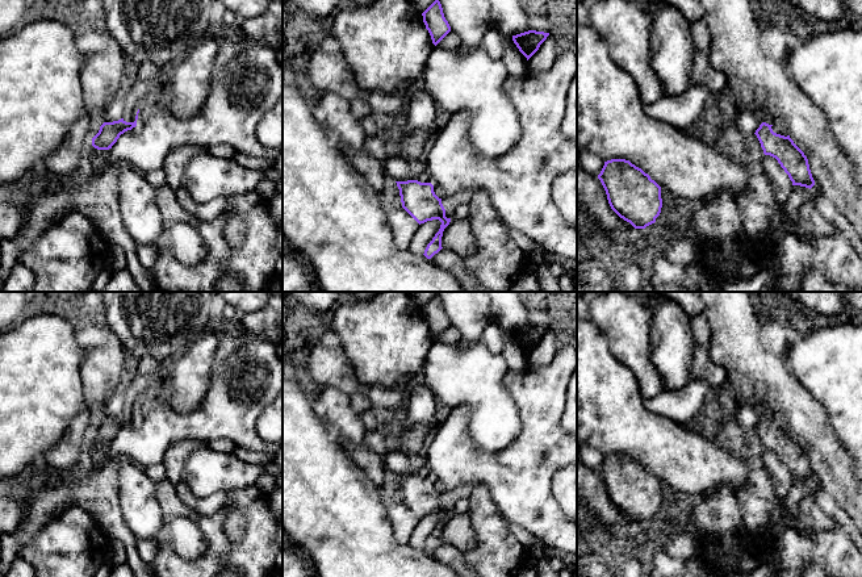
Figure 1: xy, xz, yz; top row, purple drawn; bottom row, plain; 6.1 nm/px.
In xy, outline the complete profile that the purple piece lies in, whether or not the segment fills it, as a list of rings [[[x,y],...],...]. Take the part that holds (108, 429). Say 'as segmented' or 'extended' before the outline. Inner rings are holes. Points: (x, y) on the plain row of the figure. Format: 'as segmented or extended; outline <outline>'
as segmented; outline [[[138,407],[134,417],[126,417],[124,413],[113,417],[104,417],[99,427],[92,432],[92,440],[97,444],[109,444],[117,436],[121,428],[137,421]]]

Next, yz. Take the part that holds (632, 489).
as segmented; outline [[[611,453],[598,469],[611,503],[635,523],[645,523],[661,507],[661,481],[625,453]]]

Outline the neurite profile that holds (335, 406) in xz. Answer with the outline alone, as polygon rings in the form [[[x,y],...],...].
[[[336,388],[315,390],[315,404],[326,425],[334,426],[342,438],[363,442],[365,428],[357,413],[351,407],[350,397]]]

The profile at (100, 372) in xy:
[[[109,334],[102,347],[84,350],[80,367],[84,405],[92,421],[105,417],[106,404],[117,392],[125,365],[125,348],[117,335]]]

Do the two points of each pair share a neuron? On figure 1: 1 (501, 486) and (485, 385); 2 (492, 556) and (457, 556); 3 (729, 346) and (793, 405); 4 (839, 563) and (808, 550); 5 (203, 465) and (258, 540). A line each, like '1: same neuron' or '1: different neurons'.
1: different neurons
2: different neurons
3: same neuron
4: same neuron
5: different neurons

